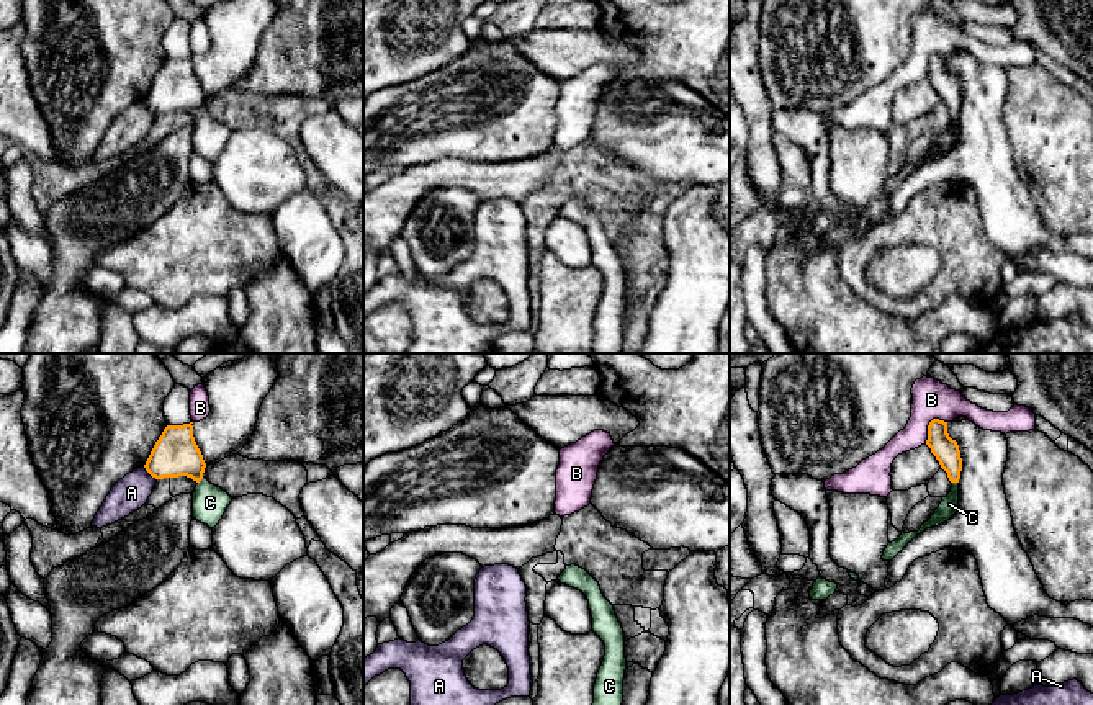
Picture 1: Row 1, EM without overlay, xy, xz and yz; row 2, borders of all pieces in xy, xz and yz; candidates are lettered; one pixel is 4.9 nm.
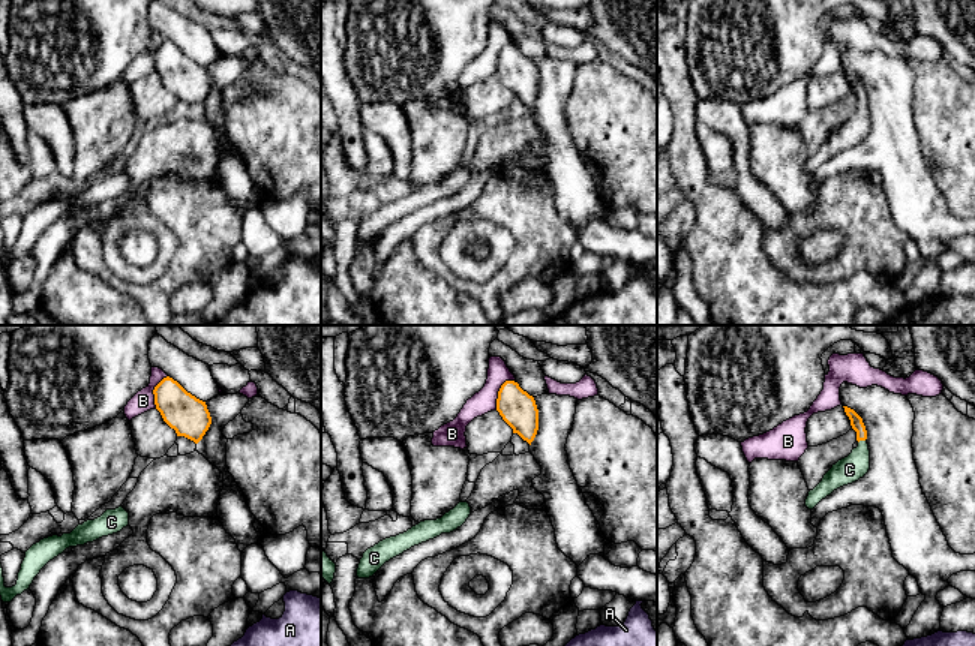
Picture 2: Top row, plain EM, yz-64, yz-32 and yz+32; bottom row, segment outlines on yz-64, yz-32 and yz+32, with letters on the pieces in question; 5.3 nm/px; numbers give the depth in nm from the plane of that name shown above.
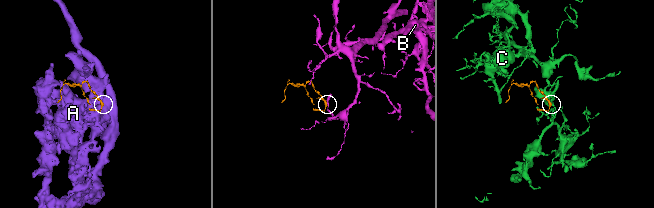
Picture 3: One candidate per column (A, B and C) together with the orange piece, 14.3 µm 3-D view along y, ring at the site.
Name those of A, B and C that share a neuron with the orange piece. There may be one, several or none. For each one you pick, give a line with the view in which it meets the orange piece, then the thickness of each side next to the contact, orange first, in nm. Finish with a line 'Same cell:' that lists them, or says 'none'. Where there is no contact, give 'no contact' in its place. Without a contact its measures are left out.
C: contact in yz; calibres 130 and 90 nm
Same cell: C

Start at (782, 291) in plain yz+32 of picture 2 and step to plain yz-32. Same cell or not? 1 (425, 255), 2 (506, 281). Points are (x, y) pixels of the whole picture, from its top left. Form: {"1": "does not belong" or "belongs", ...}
{"1": "does not belong", "2": "does not belong"}

